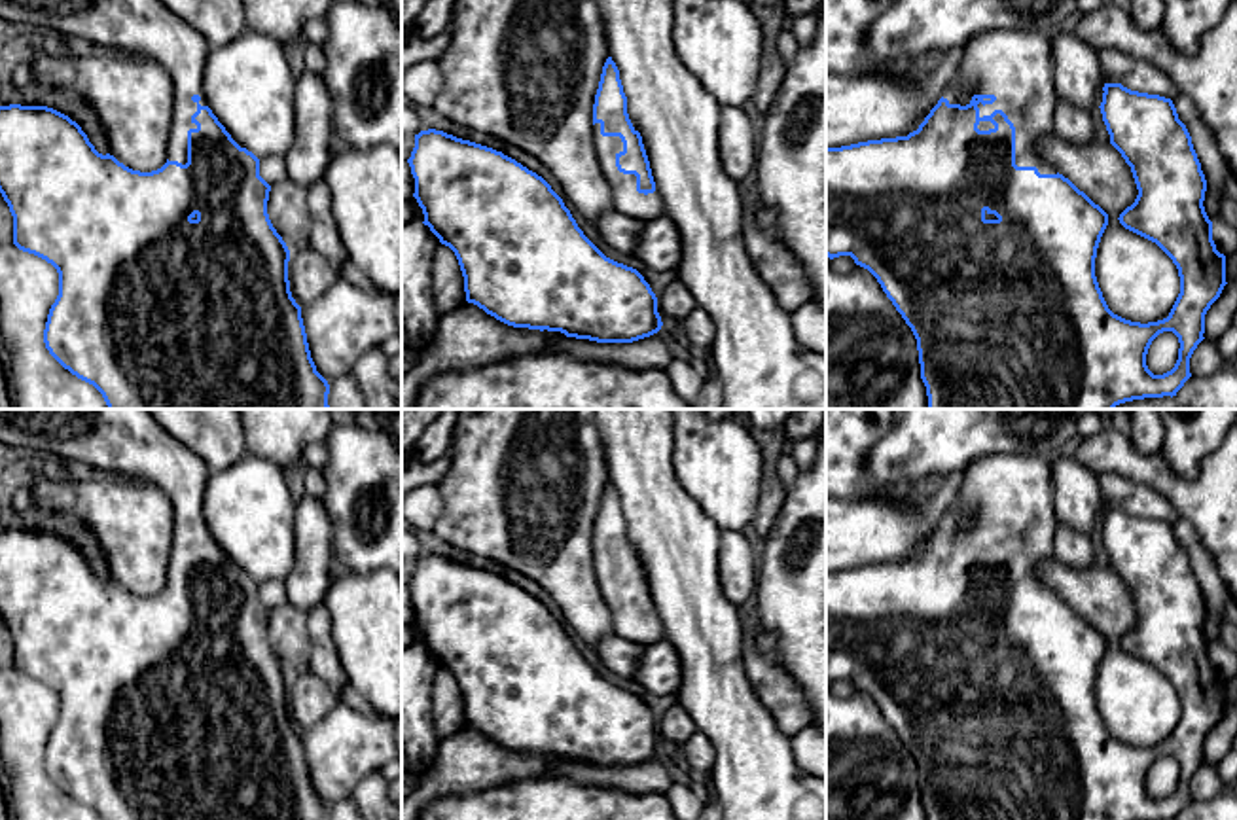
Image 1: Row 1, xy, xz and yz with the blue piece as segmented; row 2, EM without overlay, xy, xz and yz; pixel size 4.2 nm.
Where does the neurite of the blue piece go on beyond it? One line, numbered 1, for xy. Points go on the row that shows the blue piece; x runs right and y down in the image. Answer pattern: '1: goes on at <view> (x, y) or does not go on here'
1: goes on at xy (144, 27)

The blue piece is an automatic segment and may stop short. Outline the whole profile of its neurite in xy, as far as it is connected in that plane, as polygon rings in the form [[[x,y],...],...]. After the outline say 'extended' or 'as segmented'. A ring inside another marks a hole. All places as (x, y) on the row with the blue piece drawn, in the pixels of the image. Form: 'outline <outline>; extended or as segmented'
outline [[[0,0],[0,19],[53,28],[64,36],[78,36],[108,51],[144,55],[159,62],[172,80],[172,127],[169,133],[169,159],[152,172],[125,167],[114,155],[99,153],[81,127],[68,116],[47,106],[0,106],[0,193],[13,216],[13,244],[51,263],[59,273],[59,295],[49,309],[44,343],[49,354],[72,375],[93,384],[108,409],[330,409],[328,381],[311,358],[301,307],[290,292],[290,250],[267,214],[271,186],[260,176],[260,159],[241,148],[206,106],[203,72],[210,51],[208,42],[191,25],[170,11],[161,0]]]; extended

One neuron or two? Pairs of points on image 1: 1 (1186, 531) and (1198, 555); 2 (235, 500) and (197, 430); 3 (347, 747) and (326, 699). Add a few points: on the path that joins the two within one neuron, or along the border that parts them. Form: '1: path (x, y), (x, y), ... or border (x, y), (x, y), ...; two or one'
1: path (1188, 536), (1196, 550); one
2: border (247, 451), (226, 468), (211, 472); two
3: border (340, 701), (302, 731); two

